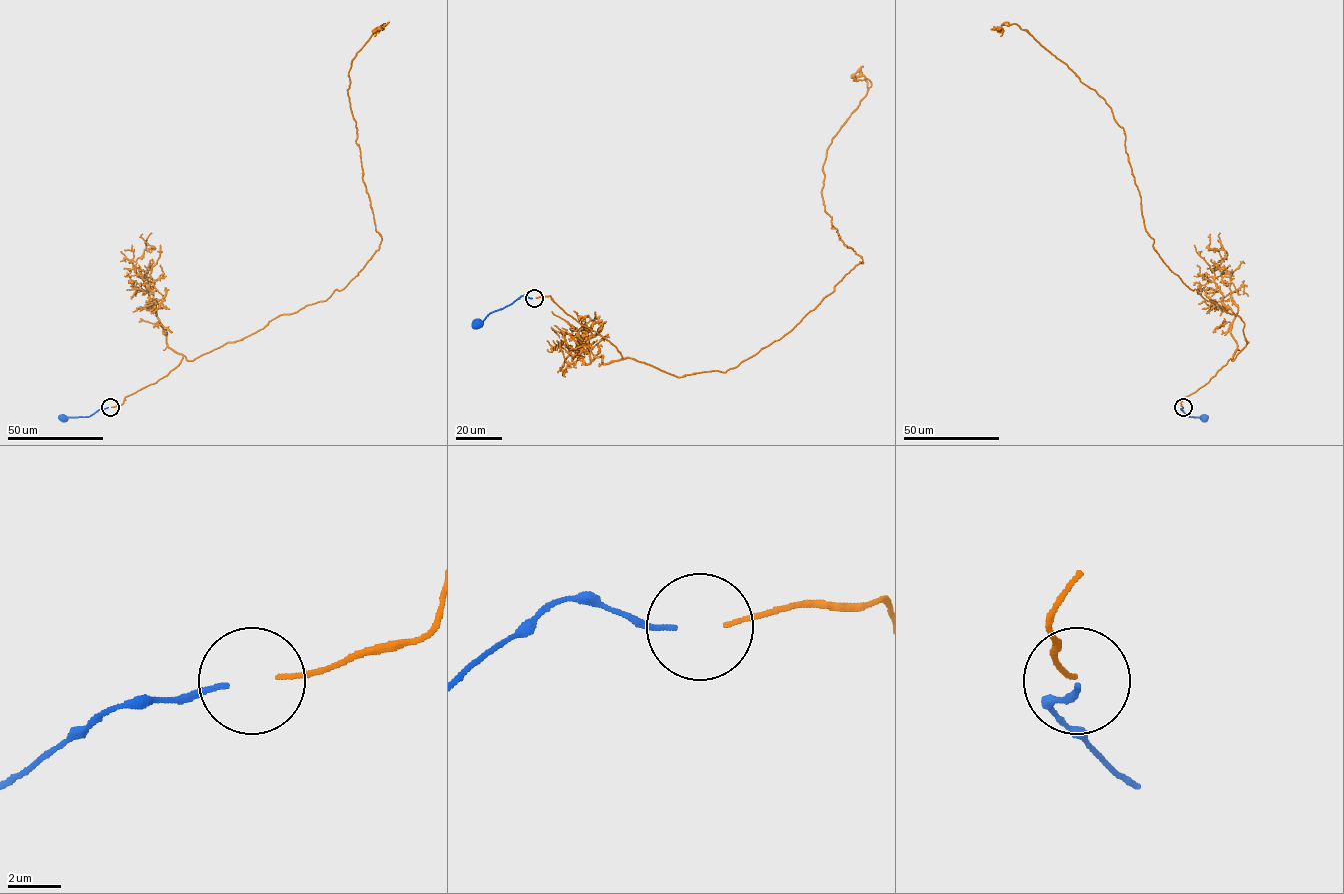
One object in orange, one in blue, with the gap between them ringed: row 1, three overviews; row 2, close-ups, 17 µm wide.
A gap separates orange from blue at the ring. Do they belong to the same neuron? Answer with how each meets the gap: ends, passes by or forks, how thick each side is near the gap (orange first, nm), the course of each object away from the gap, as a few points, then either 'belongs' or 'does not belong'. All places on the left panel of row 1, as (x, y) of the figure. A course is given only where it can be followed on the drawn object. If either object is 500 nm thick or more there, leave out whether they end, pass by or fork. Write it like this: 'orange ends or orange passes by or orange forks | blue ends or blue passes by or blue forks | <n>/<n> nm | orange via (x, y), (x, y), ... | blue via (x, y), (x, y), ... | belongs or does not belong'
orange ends | blue ends | 160/200 nm | orange via (111, 407), (183, 356), (192, 360), (325, 301), (379, 249), (347, 90), (356, 54), (389, 22), (373, 32) | blue via (108, 407), (88, 416), (58, 418) | does not belong

